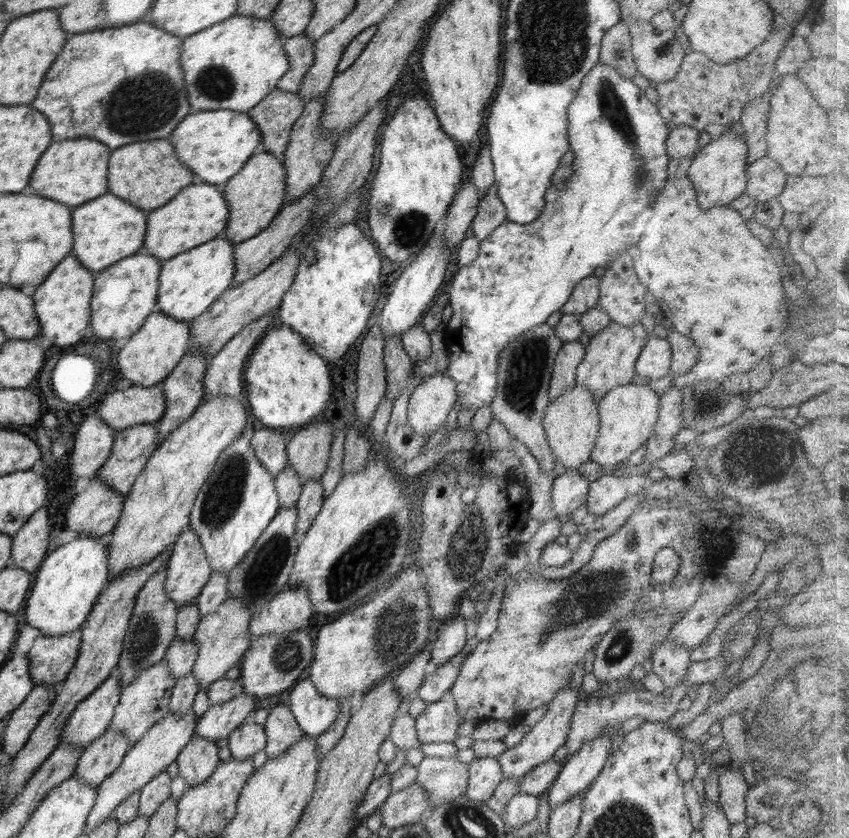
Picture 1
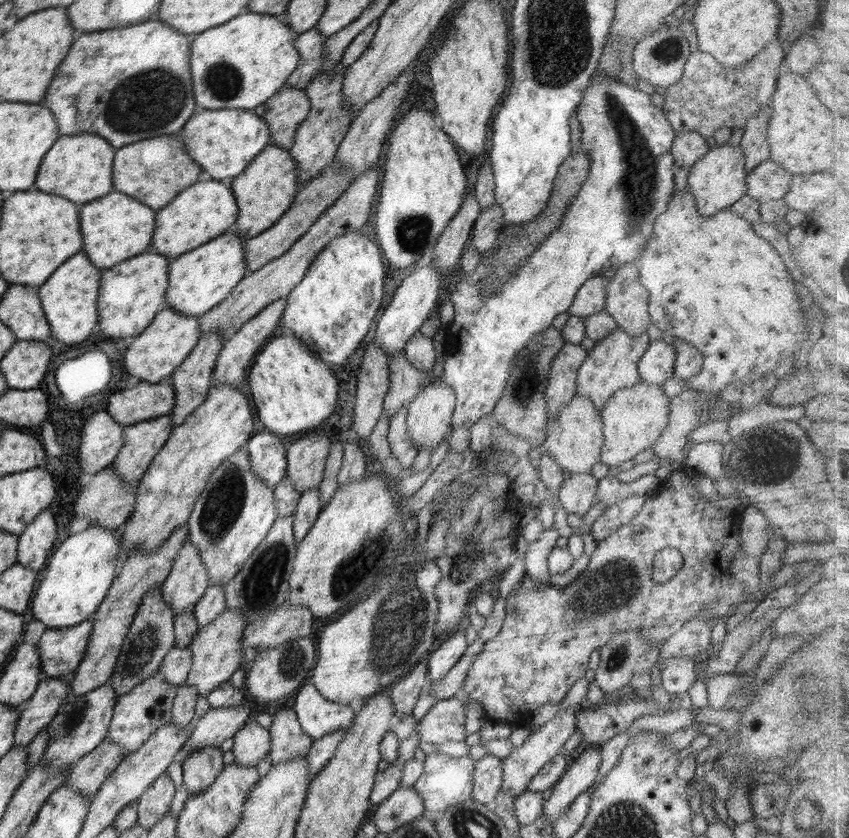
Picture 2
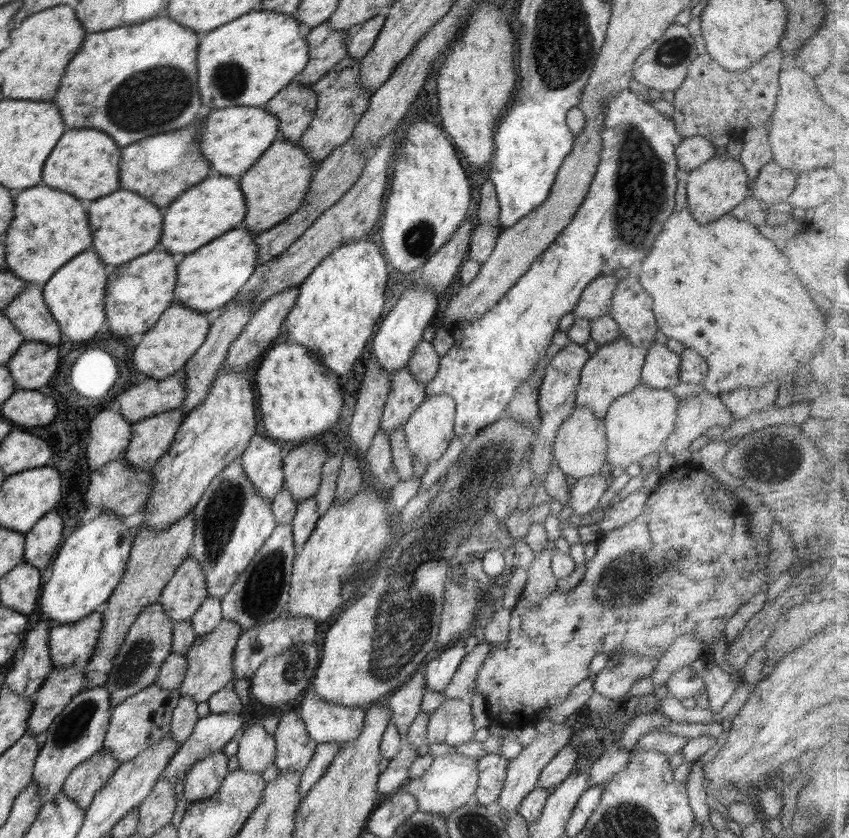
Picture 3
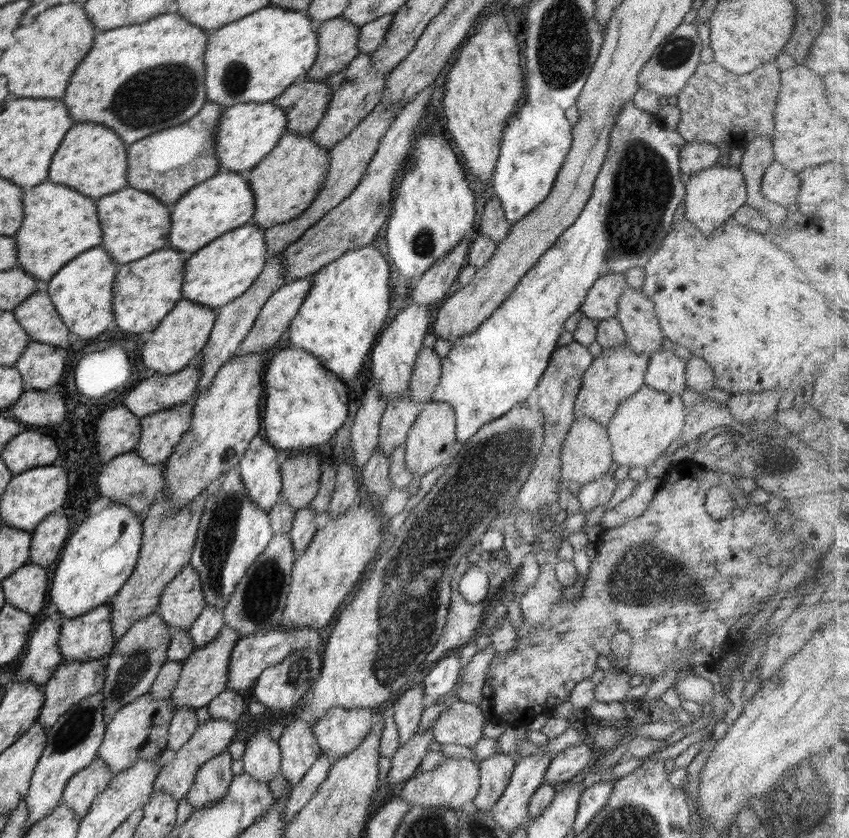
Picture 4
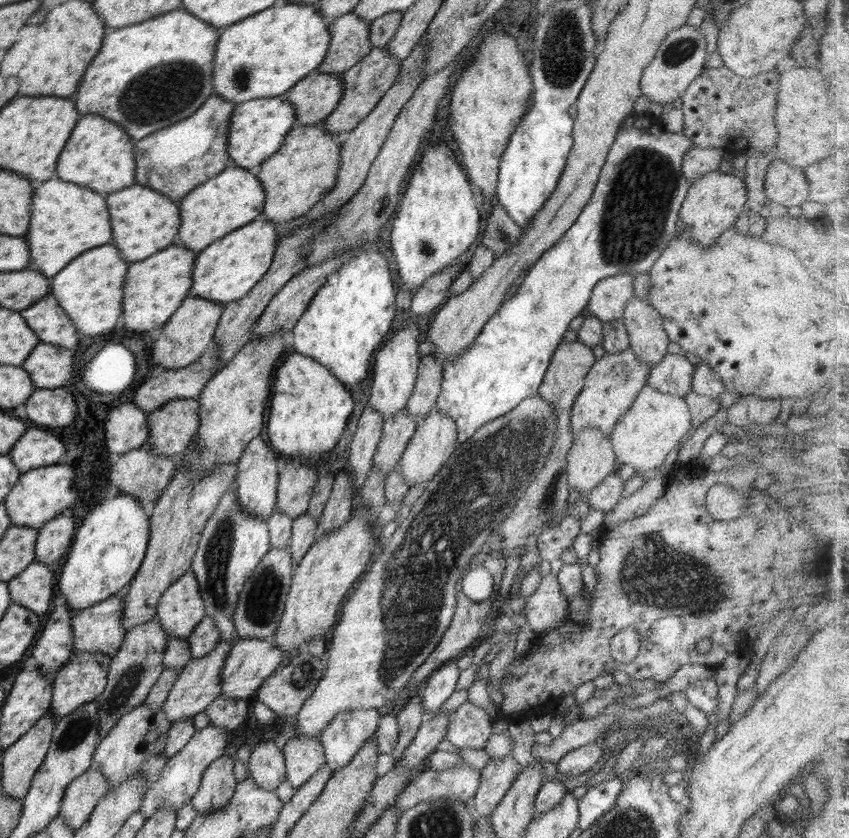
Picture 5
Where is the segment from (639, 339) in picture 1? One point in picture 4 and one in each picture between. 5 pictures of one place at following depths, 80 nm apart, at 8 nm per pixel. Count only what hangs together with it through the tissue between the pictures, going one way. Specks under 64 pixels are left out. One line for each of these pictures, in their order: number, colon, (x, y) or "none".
2: (612, 364)
3: (614, 369)
4: (613, 377)

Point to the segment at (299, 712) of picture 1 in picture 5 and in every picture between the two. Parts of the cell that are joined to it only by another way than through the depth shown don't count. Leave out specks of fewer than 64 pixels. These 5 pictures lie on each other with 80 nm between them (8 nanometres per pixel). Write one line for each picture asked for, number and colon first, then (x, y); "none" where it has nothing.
2: (318, 716)
3: (325, 722)
4: (339, 731)
5: (344, 735)

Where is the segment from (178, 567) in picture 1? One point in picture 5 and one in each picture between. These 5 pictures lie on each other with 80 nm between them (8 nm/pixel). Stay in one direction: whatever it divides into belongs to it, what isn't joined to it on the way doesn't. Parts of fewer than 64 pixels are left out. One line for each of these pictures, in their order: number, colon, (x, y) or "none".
2: (188, 579)
3: (183, 594)
4: (182, 600)
5: (181, 608)

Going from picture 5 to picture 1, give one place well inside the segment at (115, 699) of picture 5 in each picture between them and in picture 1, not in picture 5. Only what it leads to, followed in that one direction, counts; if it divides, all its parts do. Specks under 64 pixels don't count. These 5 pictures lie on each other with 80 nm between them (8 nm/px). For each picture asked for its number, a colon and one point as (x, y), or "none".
1: (152, 627)
2: (151, 635)
3: (136, 666)
4: (133, 664)

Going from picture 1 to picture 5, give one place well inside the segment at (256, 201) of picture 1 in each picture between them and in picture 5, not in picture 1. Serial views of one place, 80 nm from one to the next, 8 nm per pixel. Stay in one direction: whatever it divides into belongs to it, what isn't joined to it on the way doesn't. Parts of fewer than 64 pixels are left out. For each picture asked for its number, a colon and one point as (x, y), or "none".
2: (265, 190)
3: (275, 186)
4: (285, 181)
5: (304, 169)

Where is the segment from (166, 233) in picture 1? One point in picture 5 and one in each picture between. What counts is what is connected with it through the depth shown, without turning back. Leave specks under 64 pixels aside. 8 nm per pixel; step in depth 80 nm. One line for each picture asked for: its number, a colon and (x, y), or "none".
2: (206, 209)
3: (214, 206)
4: (223, 202)
5: (234, 197)

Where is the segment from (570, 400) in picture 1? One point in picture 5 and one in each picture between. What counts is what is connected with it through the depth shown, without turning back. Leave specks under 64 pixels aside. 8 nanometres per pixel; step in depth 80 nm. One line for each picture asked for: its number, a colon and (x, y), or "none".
2: (575, 439)
3: (580, 450)
4: (586, 455)
5: (591, 458)

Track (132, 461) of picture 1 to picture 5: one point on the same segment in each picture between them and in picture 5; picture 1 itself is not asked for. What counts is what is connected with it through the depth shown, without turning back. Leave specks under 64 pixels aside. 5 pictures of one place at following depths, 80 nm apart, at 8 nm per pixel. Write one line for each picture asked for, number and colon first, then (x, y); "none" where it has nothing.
2: (142, 441)
3: (151, 438)
4: (161, 431)
5: (172, 427)

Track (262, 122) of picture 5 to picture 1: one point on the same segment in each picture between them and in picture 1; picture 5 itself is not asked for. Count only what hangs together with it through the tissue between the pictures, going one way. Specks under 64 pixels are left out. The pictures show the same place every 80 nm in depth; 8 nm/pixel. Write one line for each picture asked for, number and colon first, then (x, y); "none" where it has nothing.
1: (214, 145)
2: (223, 142)
3: (233, 138)
4: (246, 132)

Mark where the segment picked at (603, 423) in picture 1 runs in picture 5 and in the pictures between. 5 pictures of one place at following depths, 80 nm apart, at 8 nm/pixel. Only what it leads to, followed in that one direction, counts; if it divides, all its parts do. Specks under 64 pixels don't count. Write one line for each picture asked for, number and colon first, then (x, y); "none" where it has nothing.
2: (634, 417)
3: (638, 423)
4: (643, 427)
5: (654, 425)

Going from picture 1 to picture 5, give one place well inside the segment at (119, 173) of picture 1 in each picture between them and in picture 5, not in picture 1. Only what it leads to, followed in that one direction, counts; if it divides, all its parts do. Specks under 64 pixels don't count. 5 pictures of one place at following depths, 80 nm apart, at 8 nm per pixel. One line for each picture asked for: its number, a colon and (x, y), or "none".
2: (154, 171)
3: (159, 168)
4: (168, 163)
5: (174, 160)

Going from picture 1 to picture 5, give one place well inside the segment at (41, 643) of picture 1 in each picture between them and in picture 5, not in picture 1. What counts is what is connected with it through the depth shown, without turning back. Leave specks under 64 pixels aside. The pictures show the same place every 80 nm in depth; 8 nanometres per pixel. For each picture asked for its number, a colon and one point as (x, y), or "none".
2: (60, 651)
3: (70, 644)
4: (87, 637)
5: (99, 628)

